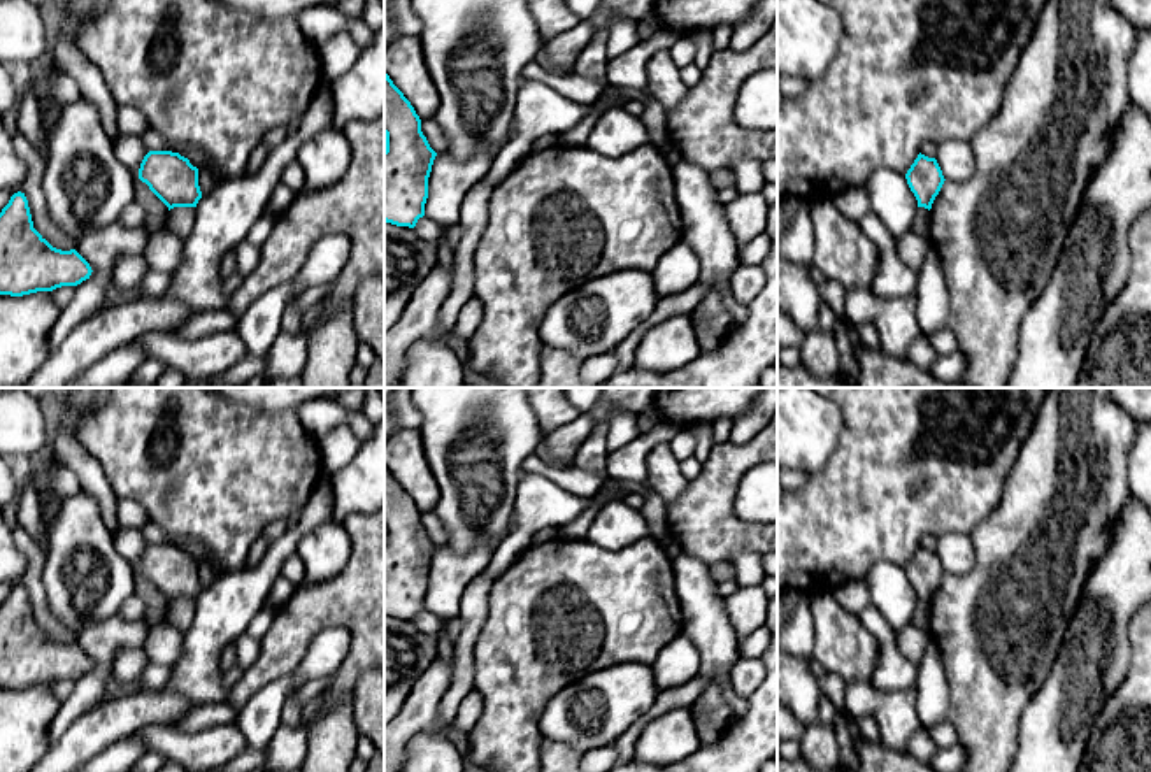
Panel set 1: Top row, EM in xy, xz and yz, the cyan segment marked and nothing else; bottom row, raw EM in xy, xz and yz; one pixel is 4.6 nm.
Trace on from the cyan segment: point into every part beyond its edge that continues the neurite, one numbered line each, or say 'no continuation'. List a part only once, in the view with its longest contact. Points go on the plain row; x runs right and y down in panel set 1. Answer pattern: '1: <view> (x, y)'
1: xy (179, 613)

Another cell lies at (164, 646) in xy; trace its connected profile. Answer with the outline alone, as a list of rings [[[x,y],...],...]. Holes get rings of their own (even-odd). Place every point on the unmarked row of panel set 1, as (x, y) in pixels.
[[[161,621],[149,628],[149,635],[142,649],[149,656],[151,663],[168,667],[181,658],[182,646],[184,632],[167,621]]]

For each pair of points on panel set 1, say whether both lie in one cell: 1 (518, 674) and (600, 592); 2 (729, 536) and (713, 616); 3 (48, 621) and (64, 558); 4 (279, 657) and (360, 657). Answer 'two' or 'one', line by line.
1: one
2: two
3: two
4: one

